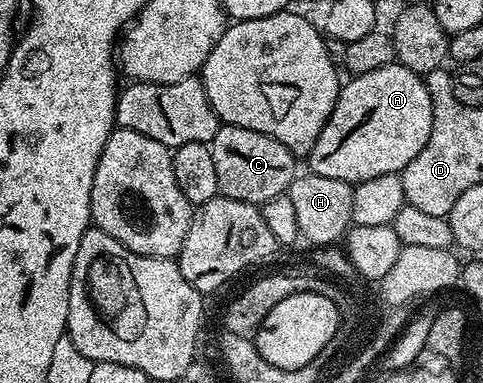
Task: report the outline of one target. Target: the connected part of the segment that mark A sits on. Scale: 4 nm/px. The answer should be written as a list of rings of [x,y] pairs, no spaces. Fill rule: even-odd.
[[[395,62],[388,66],[380,66],[380,70],[368,70],[368,74],[350,76],[347,81],[347,84],[345,81],[339,87],[336,106],[332,110],[328,122],[324,122],[324,130],[320,130],[320,138],[316,138],[316,146],[312,146],[308,157],[309,171],[320,174],[324,178],[340,178],[352,185],[360,183],[361,180],[380,178],[380,174],[392,174],[393,172],[400,174],[406,169],[408,162],[412,162],[412,158],[416,158],[416,154],[420,154],[420,150],[424,150],[424,146],[428,142],[428,134],[432,134],[432,98],[425,79],[419,73],[408,70],[404,65]]]

